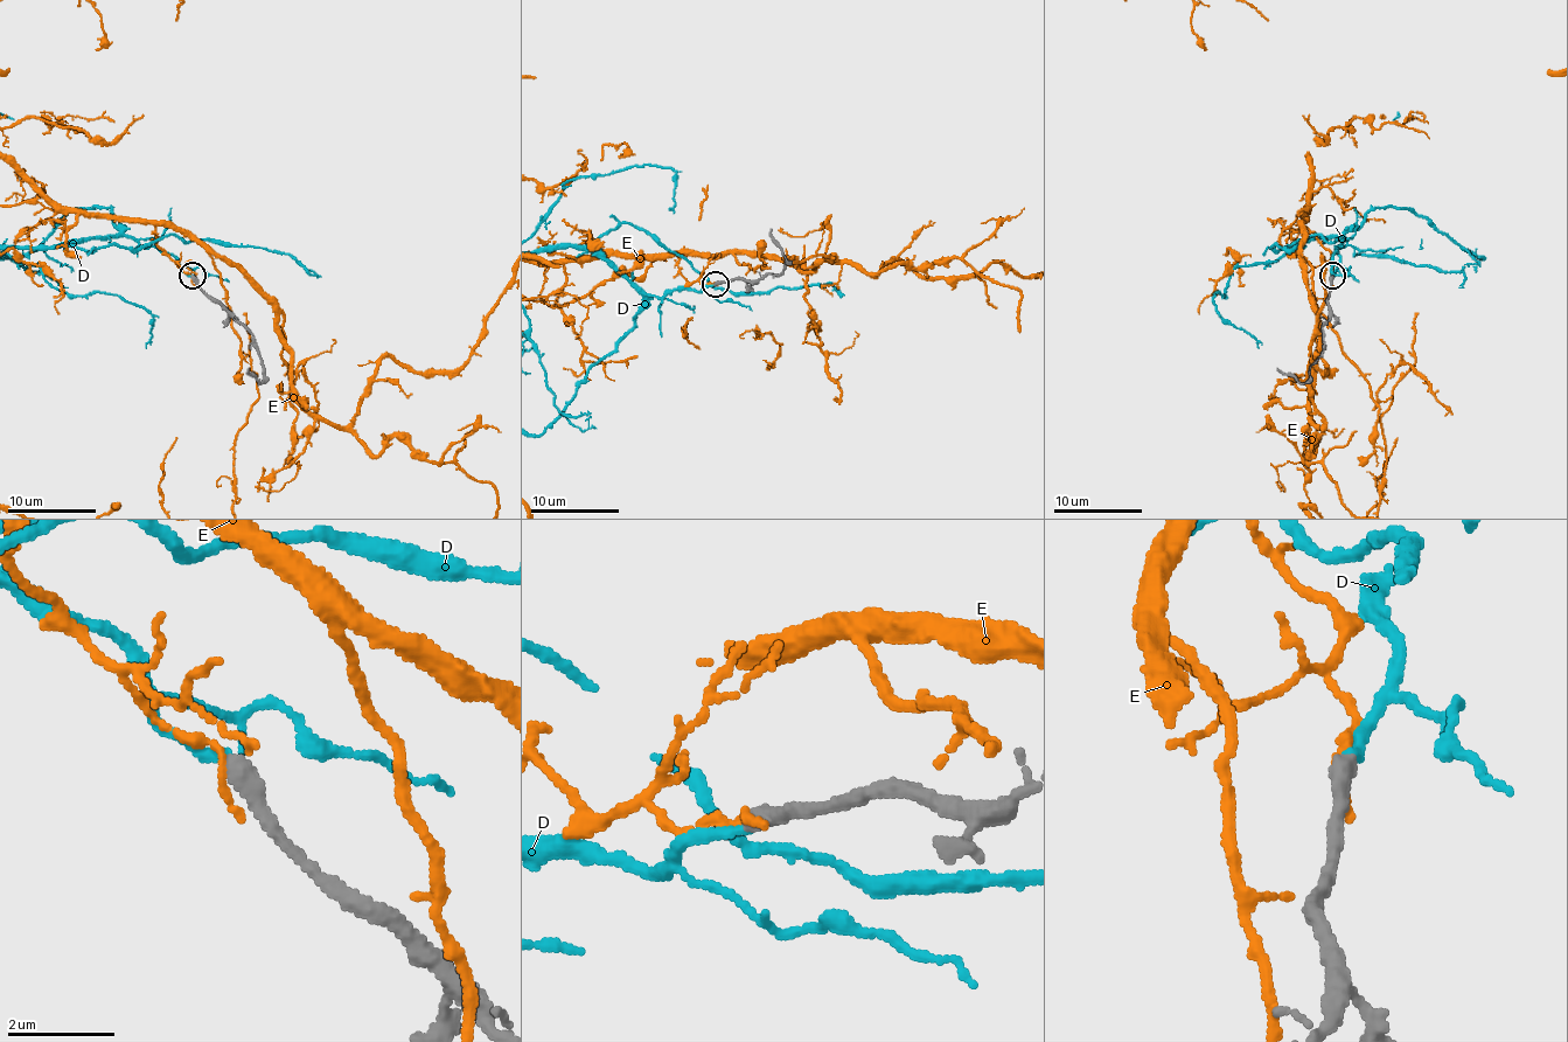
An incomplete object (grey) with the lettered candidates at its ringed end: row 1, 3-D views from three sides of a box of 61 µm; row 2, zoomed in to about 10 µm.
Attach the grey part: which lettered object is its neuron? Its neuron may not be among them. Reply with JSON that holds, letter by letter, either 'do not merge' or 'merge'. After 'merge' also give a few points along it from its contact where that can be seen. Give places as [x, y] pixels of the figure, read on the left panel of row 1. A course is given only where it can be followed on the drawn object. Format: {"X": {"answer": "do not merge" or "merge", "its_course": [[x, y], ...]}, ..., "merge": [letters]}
{"D": {"answer": "merge"}, "E": {"answer": "do not merge"}, "merge": ["D"]}

